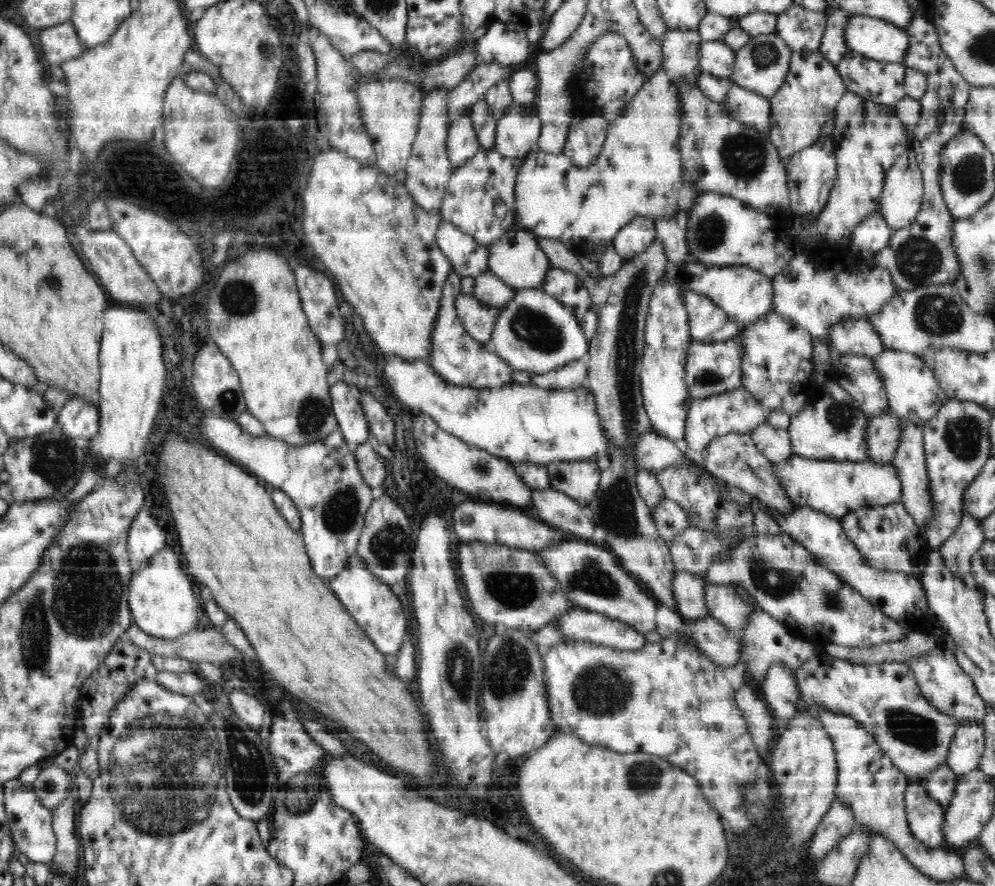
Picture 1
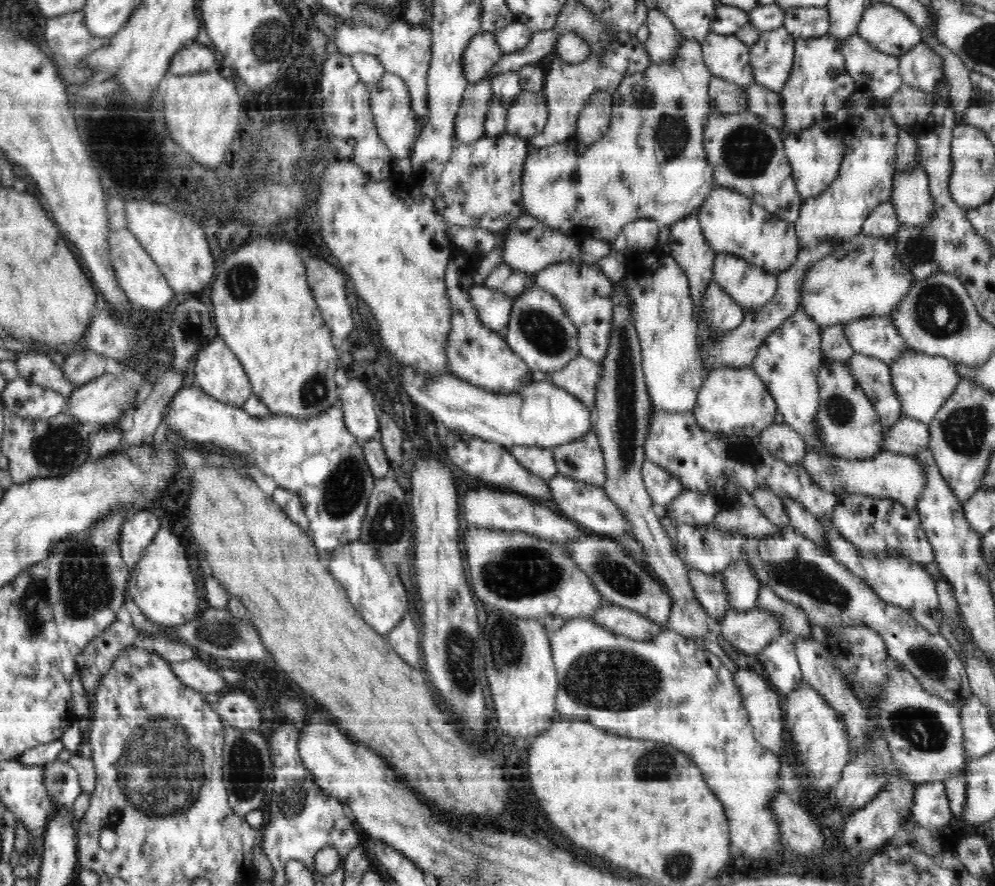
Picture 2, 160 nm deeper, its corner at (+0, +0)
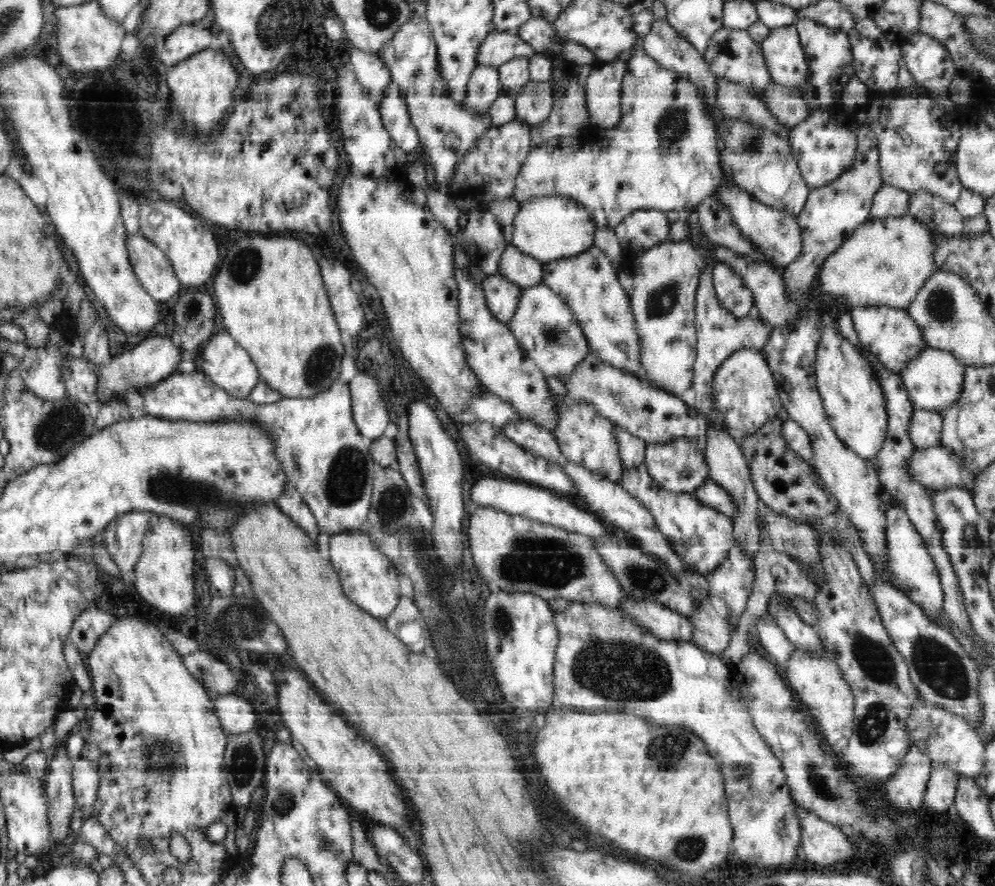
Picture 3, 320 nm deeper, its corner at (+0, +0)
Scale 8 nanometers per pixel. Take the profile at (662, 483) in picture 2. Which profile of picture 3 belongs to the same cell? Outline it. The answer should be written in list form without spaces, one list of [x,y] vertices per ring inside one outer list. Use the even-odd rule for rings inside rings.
[[[676,437],[675,441],[664,444],[647,445],[644,464],[648,467],[648,476],[652,477],[652,481],[656,481],[656,485],[660,485],[660,488],[668,490],[669,493],[694,493],[709,479],[707,460],[696,452],[696,443],[684,437]]]

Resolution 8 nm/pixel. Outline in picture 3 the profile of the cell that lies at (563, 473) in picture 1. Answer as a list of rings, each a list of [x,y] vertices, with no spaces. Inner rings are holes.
[[[570,399],[559,416],[557,426],[553,435],[558,439],[561,452],[570,461],[584,465],[586,469],[612,482],[620,482],[621,473],[624,470],[620,462],[620,451],[618,451],[616,437],[612,434],[615,426],[612,421],[596,413],[596,409],[592,408],[592,405],[584,404],[584,401]]]

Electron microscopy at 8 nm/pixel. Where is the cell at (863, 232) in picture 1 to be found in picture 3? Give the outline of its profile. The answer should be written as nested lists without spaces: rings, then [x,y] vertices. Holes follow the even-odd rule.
[[[884,183],[876,191],[870,217],[881,219],[908,215],[909,192]]]

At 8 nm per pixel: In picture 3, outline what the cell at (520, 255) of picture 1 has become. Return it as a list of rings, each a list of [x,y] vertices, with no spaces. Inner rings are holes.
[[[560,195],[538,197],[519,203],[518,212],[510,226],[509,241],[520,253],[545,263],[578,256],[594,245],[596,222],[580,201]]]

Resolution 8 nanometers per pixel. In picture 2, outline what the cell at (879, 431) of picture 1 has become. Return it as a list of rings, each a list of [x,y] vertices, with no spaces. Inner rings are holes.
[[[901,416],[888,428],[883,430],[882,451],[915,456],[920,450],[928,450],[930,442],[929,424],[916,419]]]

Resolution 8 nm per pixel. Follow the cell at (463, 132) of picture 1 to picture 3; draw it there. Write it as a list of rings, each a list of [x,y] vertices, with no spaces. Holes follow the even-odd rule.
[[[478,65],[471,72],[464,105],[472,113],[486,113],[490,105],[501,96],[500,90],[502,90],[502,84],[499,80],[498,70]]]

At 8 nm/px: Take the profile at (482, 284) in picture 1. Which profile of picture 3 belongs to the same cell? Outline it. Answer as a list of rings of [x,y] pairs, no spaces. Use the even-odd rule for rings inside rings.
[[[509,244],[502,253],[498,273],[524,289],[542,281],[542,266],[542,262]]]

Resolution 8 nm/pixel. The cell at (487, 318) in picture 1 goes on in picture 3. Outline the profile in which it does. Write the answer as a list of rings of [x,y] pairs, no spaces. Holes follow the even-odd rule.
[[[500,273],[483,279],[482,289],[492,316],[498,321],[508,323],[519,306],[523,289]]]

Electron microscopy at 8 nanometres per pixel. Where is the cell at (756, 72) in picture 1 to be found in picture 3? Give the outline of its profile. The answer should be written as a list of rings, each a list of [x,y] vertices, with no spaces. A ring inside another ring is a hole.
[[[795,24],[788,27],[772,29],[771,34],[761,43],[766,58],[766,67],[770,71],[772,81],[785,87],[802,87],[809,78],[808,60],[806,59],[798,30]]]

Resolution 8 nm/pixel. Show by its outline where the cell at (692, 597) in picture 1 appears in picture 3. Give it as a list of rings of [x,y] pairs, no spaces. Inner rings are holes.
[[[734,544],[731,547],[727,561],[725,561],[714,573],[708,576],[709,594],[718,594],[723,598],[730,612],[731,620],[737,619],[746,610],[748,598],[752,594],[752,586],[754,586],[754,575],[756,575],[754,562],[752,558],[740,549],[740,545]]]

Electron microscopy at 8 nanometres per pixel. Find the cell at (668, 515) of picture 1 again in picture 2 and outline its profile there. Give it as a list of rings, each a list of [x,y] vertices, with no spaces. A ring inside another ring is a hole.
[[[684,490],[666,510],[677,526],[704,526],[715,522],[721,506],[717,506],[714,500],[705,494]]]

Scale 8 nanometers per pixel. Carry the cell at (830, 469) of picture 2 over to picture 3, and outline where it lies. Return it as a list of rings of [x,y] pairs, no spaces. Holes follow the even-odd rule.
[[[940,444],[919,449],[908,458],[908,476],[929,490],[946,490],[958,487],[972,493],[976,475],[964,469],[958,455]]]

